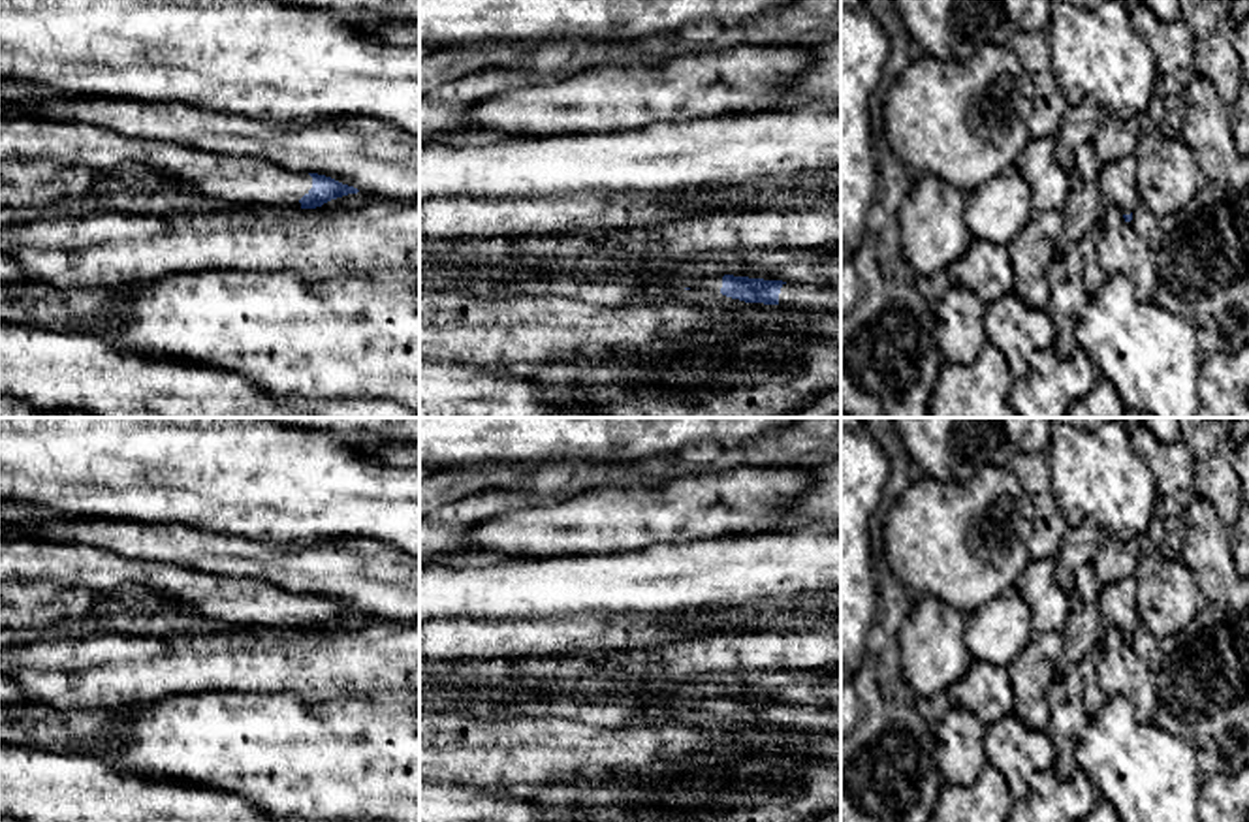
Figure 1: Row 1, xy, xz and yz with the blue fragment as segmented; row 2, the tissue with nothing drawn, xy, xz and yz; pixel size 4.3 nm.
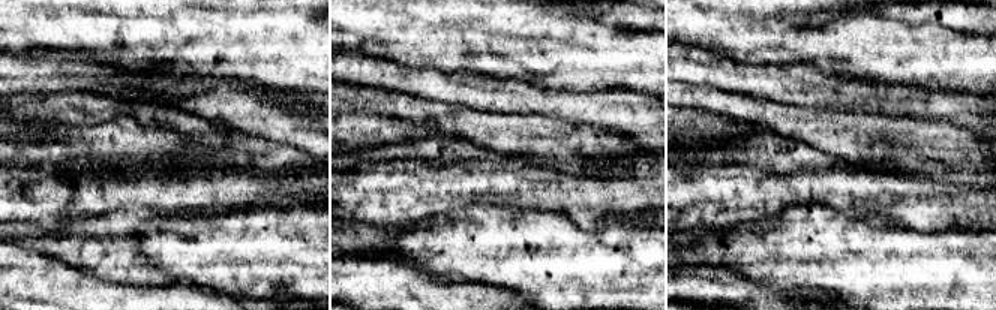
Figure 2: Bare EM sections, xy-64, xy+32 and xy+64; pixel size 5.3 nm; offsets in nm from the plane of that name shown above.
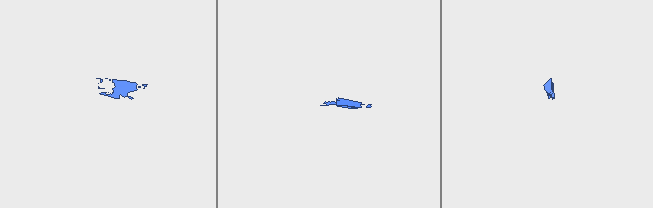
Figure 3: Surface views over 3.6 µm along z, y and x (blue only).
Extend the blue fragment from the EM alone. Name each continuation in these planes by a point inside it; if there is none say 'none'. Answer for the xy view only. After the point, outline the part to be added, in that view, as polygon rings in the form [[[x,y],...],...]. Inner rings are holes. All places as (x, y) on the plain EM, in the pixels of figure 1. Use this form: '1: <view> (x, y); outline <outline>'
1: xy (252, 602); outline [[[43,538],[0,540],[0,581],[47,581],[70,587],[88,587],[113,593],[132,585],[141,594],[152,593],[186,604],[196,615],[222,621],[229,626],[267,628],[275,632],[301,630],[299,621],[312,609],[308,594],[290,593],[261,577],[233,577],[179,564],[141,561],[85,544],[66,544]]]

